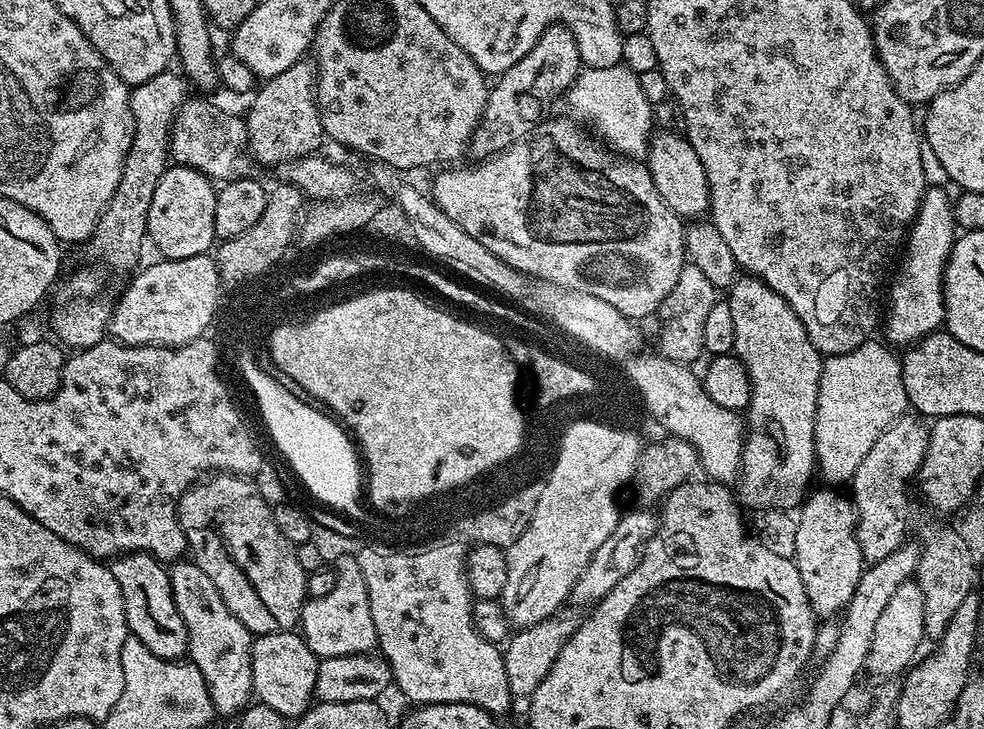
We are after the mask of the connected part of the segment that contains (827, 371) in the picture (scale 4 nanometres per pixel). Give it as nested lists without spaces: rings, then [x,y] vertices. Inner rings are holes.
[[[873,338],[844,355],[827,356],[821,363],[814,438],[818,472],[824,476],[825,483],[834,486],[840,486],[842,482],[849,483],[854,472],[858,470],[859,463],[866,458],[867,451],[909,409],[900,360],[897,357],[888,358],[887,350],[889,351],[881,341]]]

